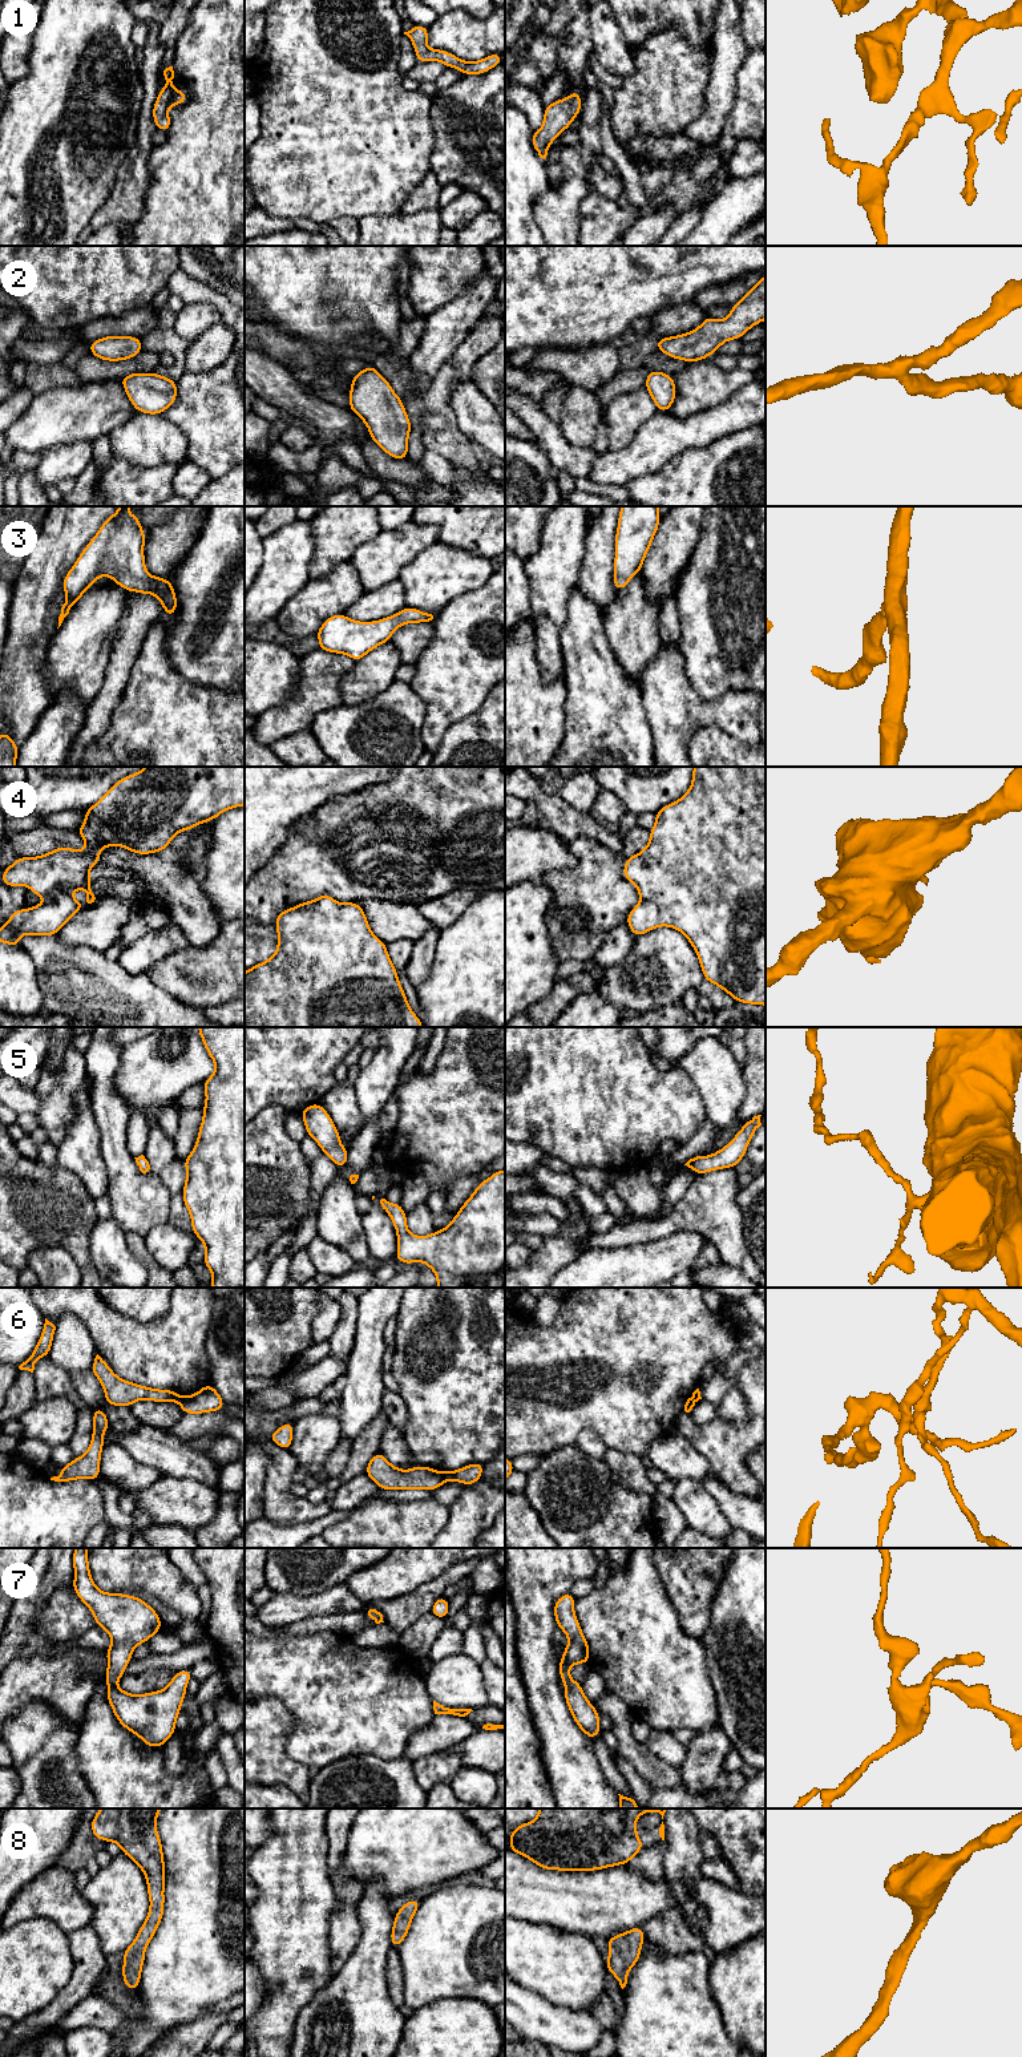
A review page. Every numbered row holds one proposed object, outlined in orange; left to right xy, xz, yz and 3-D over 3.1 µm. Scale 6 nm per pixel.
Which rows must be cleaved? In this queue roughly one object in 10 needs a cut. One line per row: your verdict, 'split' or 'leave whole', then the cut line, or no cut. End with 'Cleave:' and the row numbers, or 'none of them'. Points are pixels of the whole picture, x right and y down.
1: leave whole; cut none
2: leave whole; cut none
3: leave whole; cut none
4: leave whole; cut none
5: leave whole; cut none
6: split; cut xz (440, 1472), (445, 1480)
7: leave whole; cut none
8: leave whole; cut none
Cleave: 6

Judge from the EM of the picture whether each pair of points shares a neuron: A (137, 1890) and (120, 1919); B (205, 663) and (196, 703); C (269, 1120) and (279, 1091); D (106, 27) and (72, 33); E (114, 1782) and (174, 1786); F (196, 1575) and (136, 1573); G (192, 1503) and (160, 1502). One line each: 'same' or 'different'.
A: same
B: different
C: different
D: same
E: same
F: different
G: same

